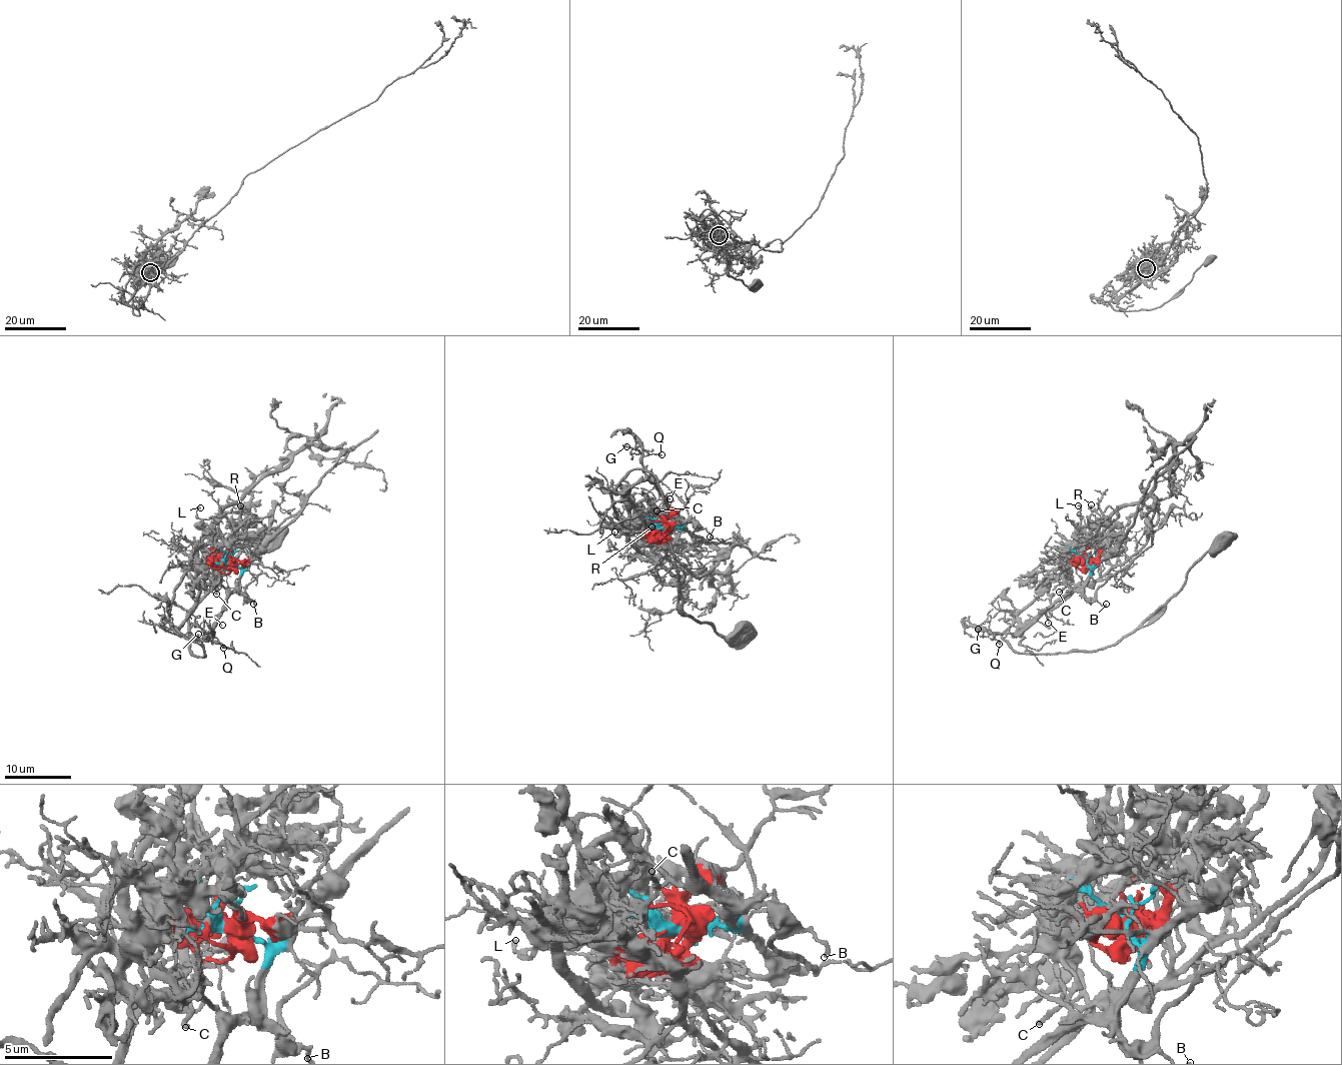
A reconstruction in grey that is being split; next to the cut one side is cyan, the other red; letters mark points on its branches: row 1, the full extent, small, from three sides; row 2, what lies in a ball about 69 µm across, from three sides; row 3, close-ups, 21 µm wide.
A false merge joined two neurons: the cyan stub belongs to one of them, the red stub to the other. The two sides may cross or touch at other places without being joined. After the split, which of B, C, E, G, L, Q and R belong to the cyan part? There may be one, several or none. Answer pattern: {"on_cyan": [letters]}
{"on_cyan": ["B", "E", "G", "Q"]}

